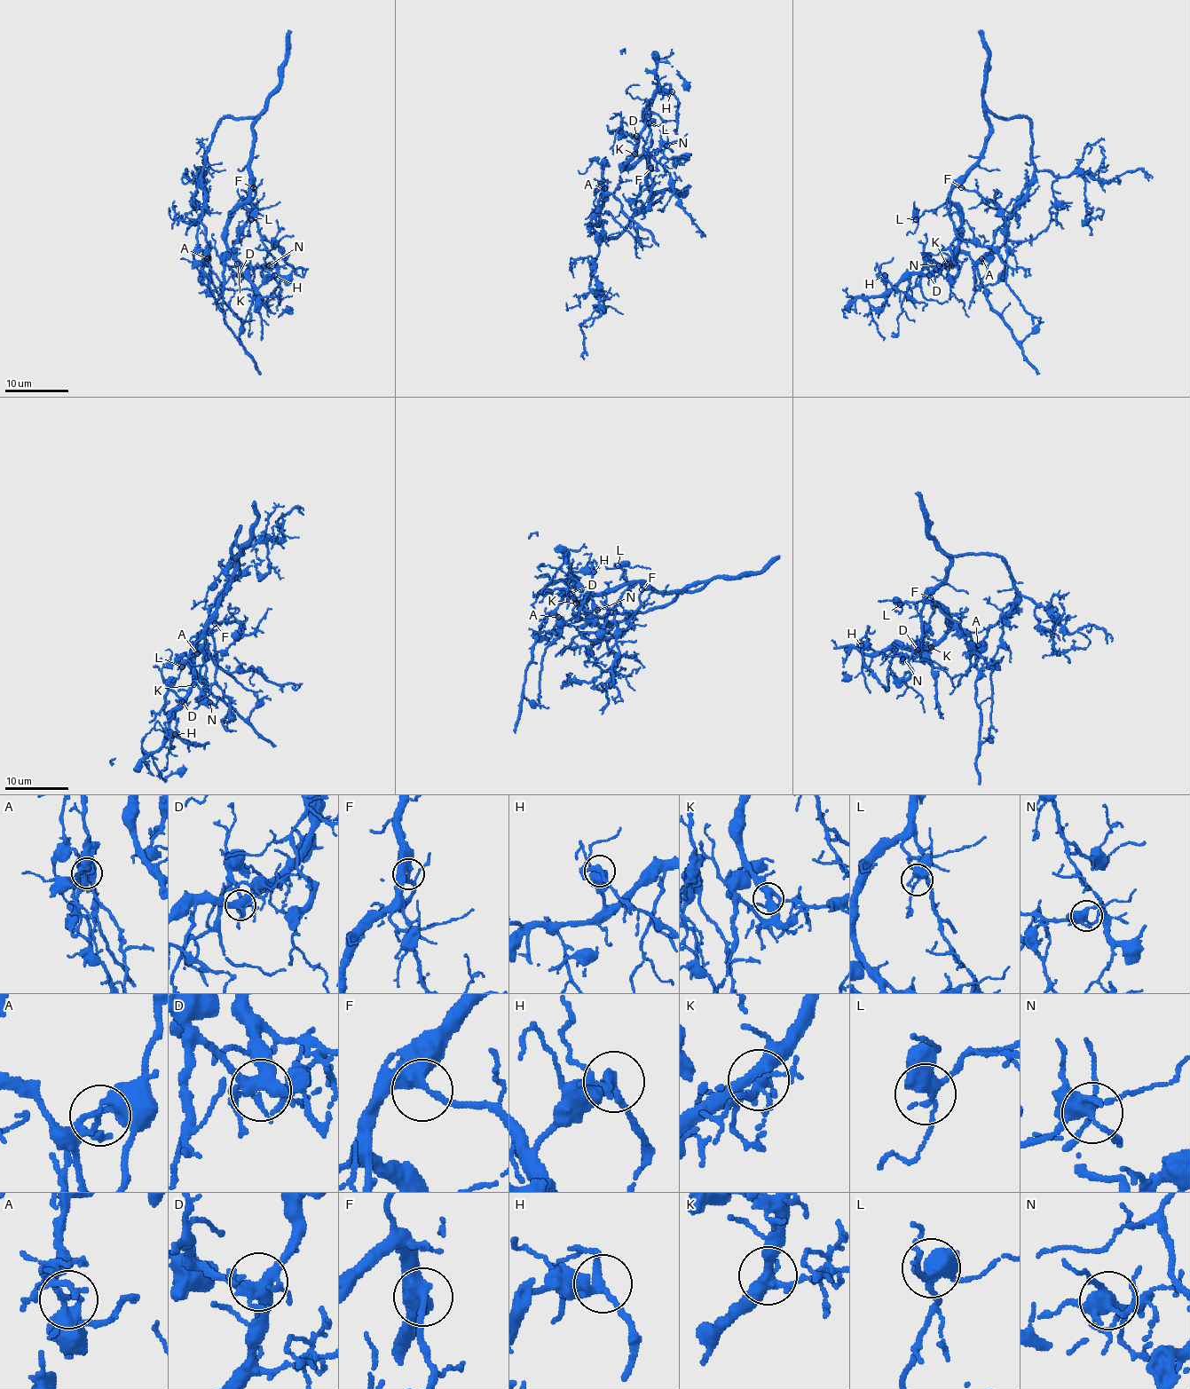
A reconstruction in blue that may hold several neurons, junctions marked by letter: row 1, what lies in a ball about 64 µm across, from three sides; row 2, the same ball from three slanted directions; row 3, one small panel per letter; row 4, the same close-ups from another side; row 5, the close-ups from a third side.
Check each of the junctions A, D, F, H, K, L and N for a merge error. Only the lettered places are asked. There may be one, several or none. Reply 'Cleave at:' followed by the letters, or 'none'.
Cleave at: A

